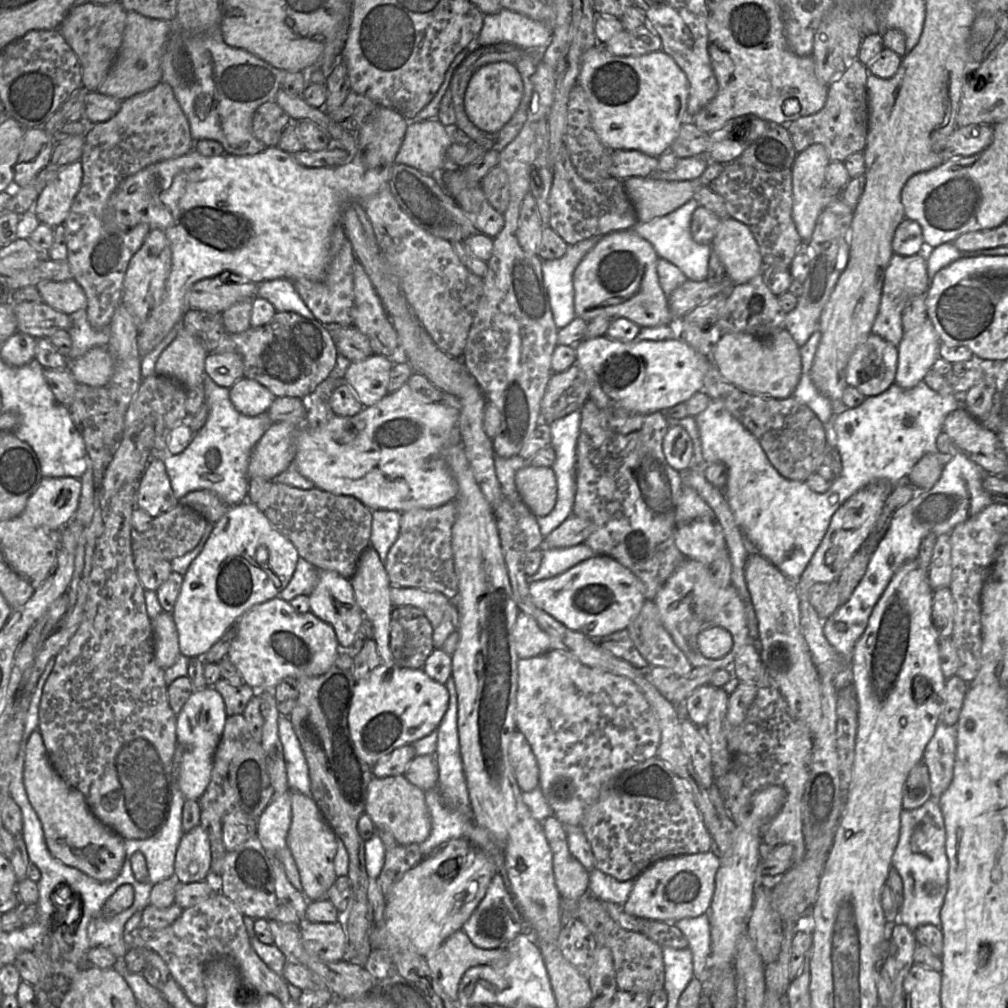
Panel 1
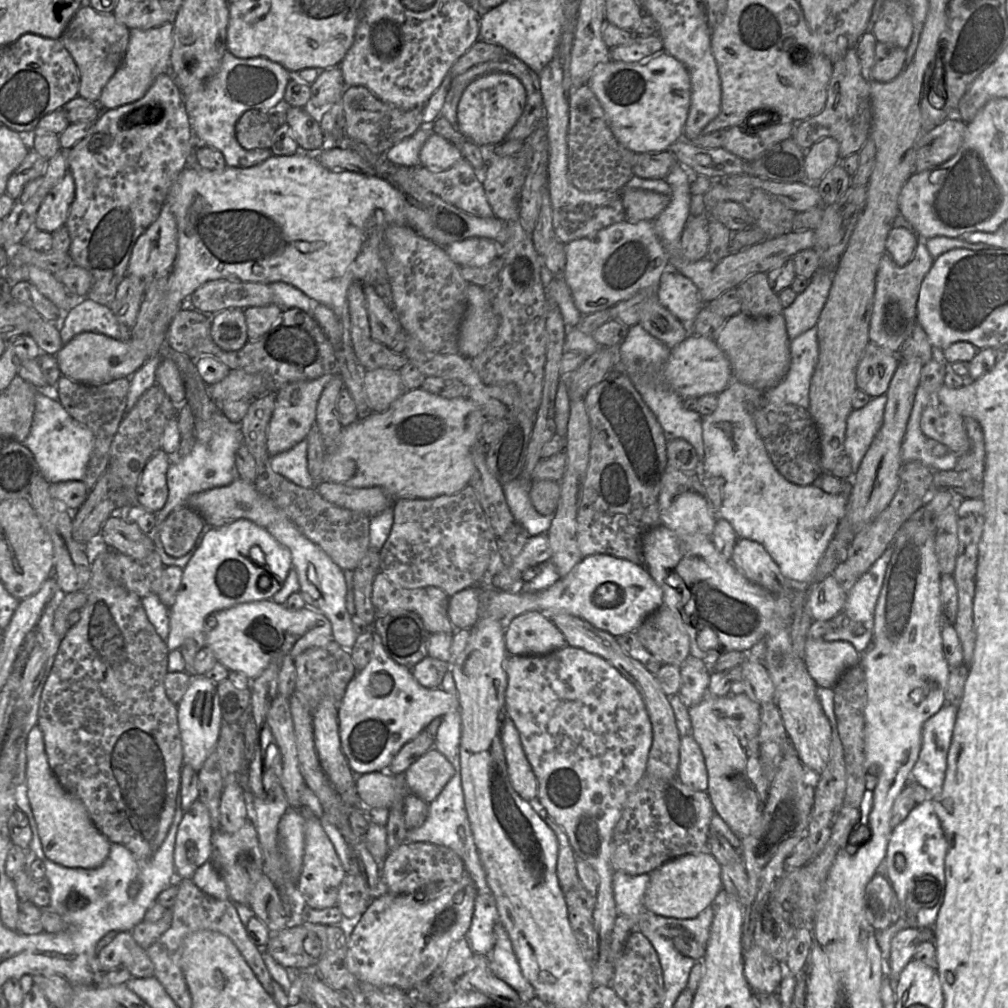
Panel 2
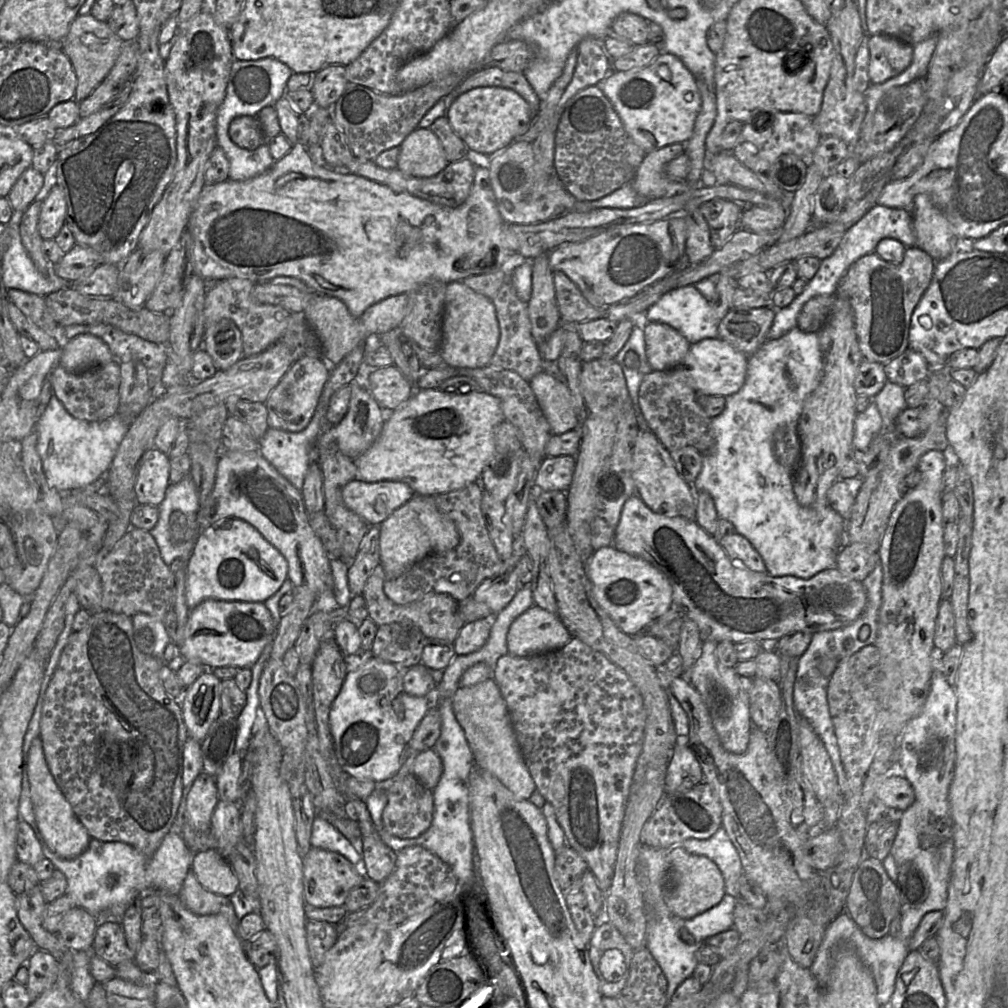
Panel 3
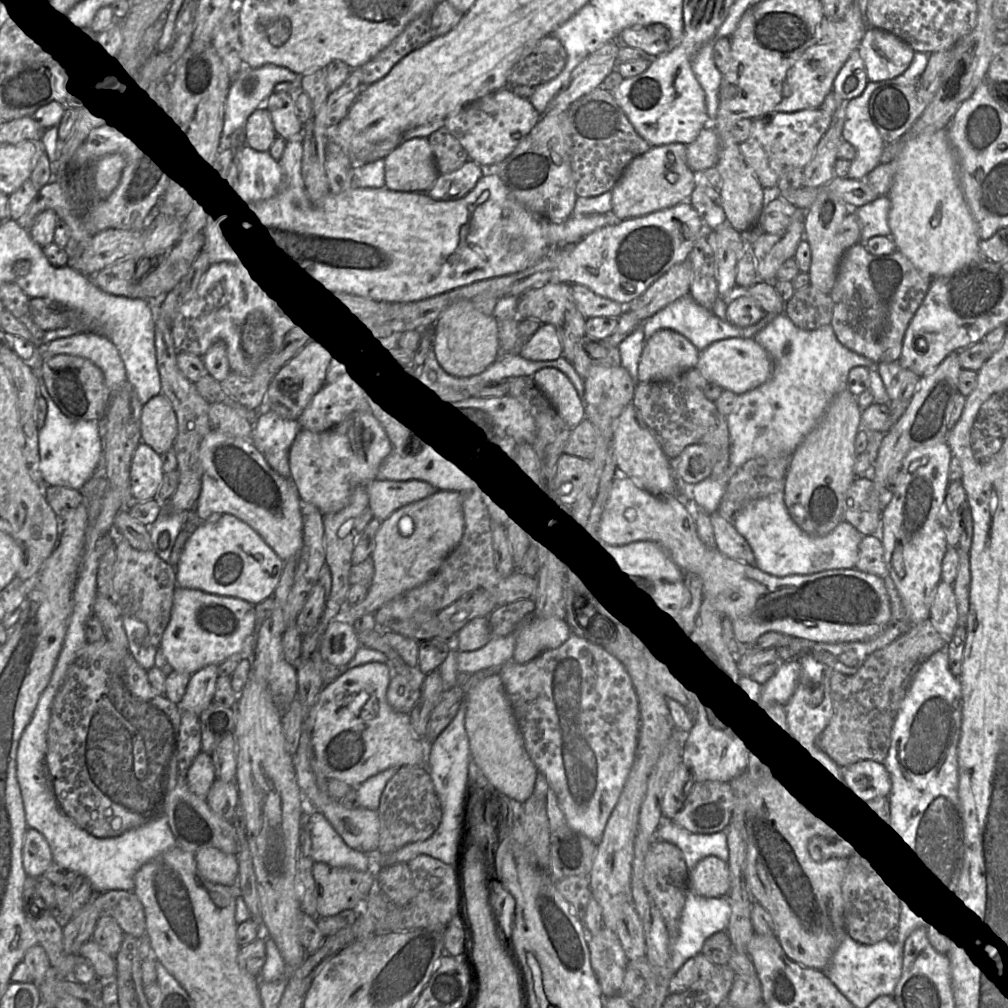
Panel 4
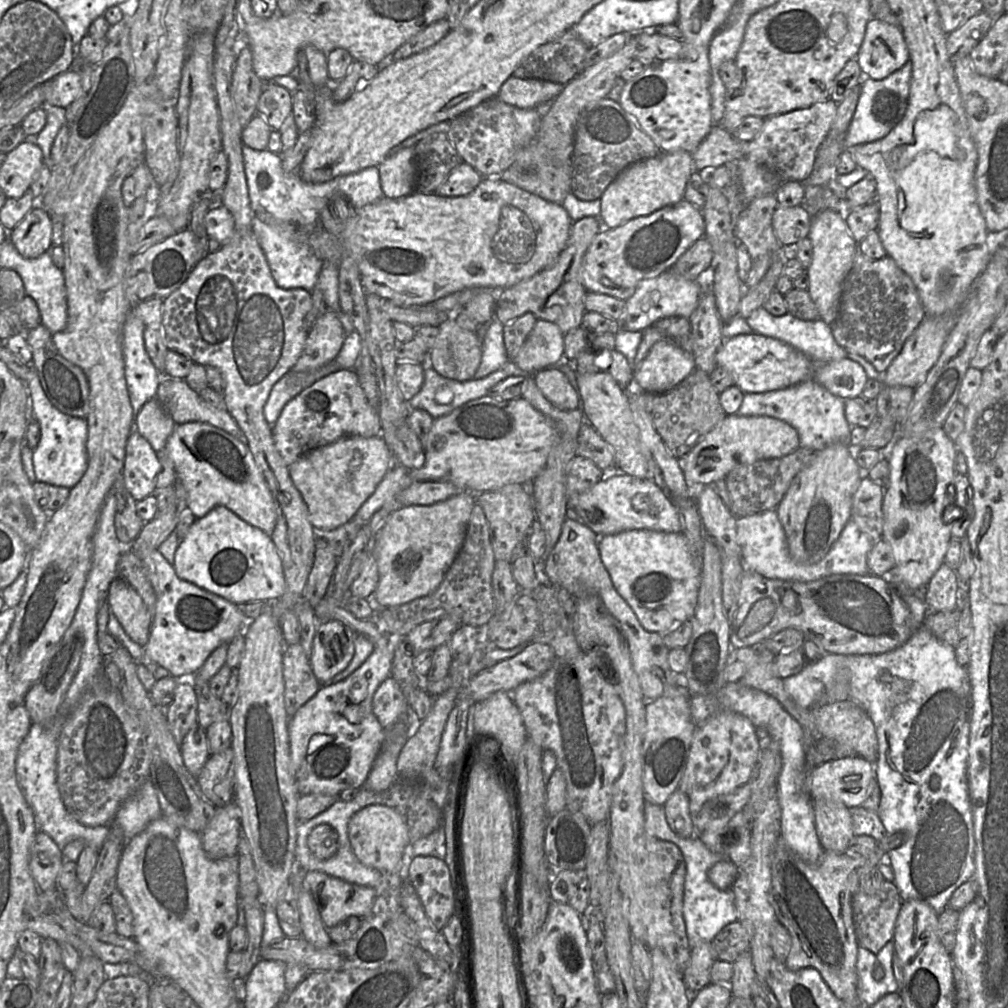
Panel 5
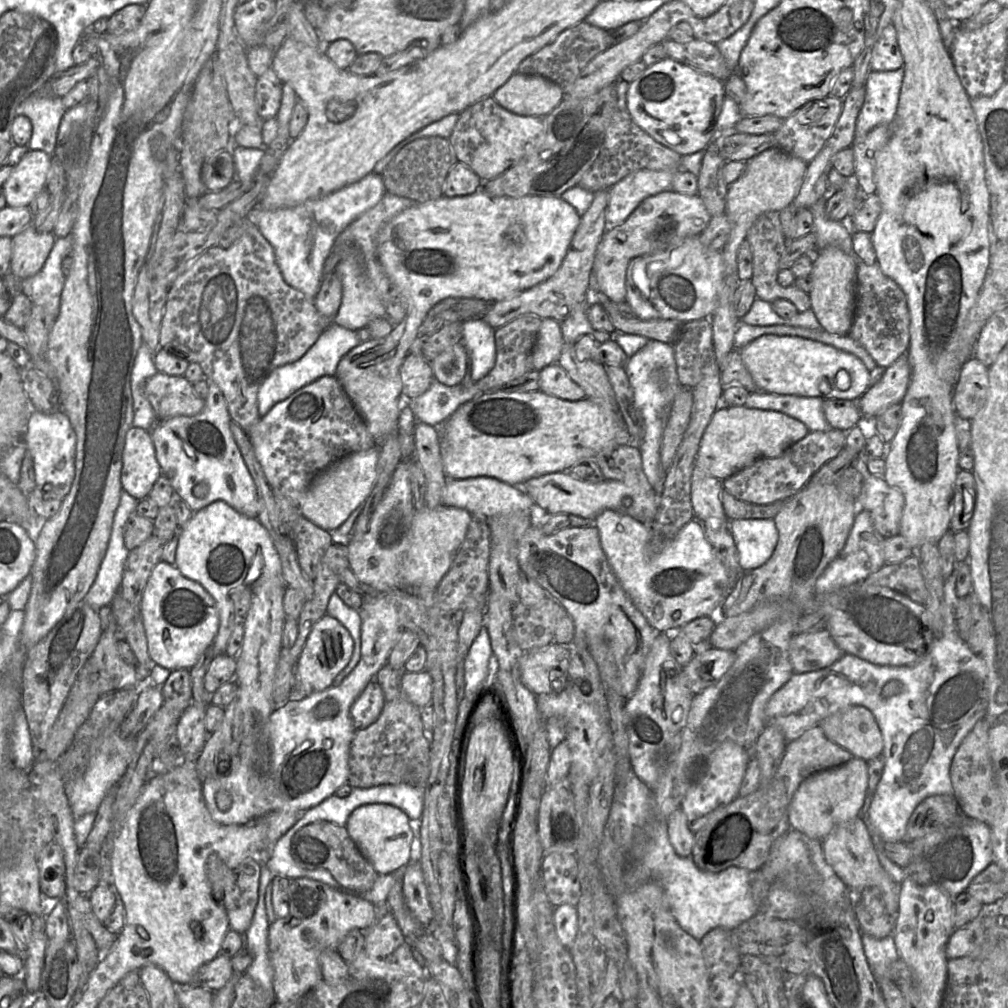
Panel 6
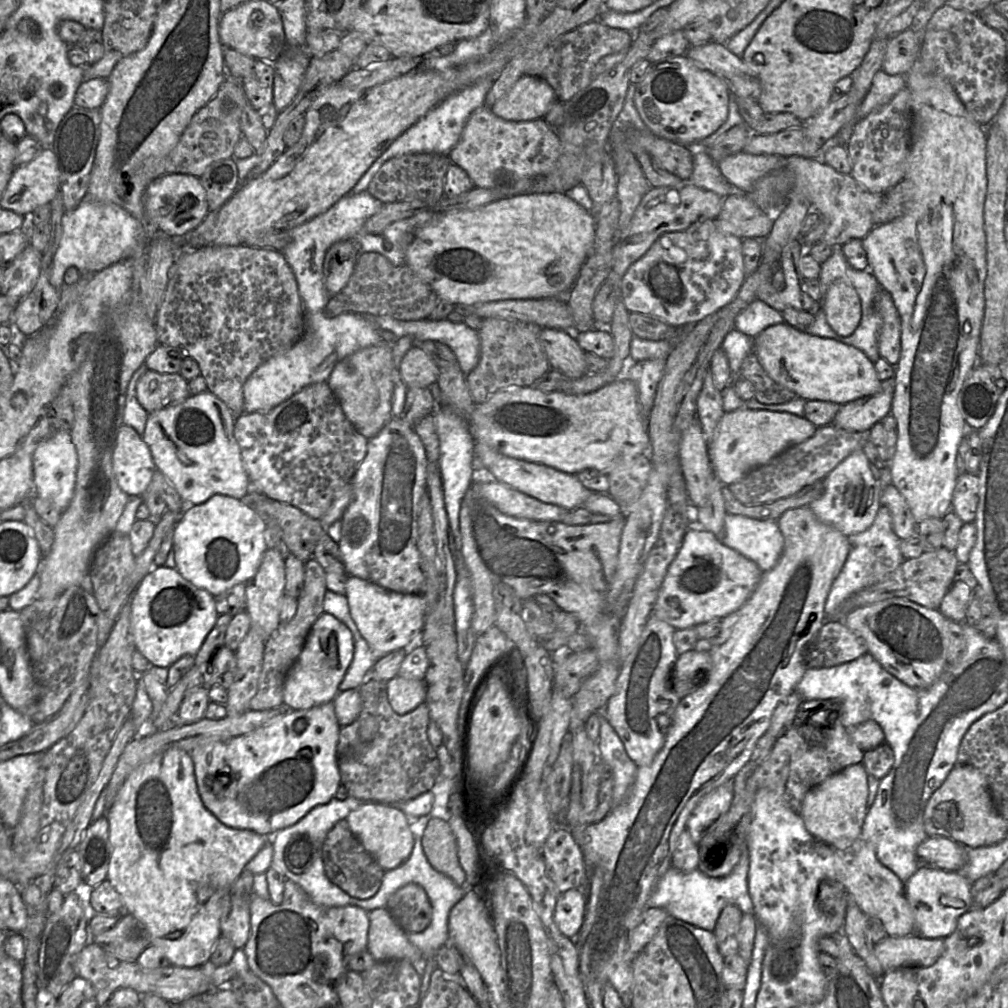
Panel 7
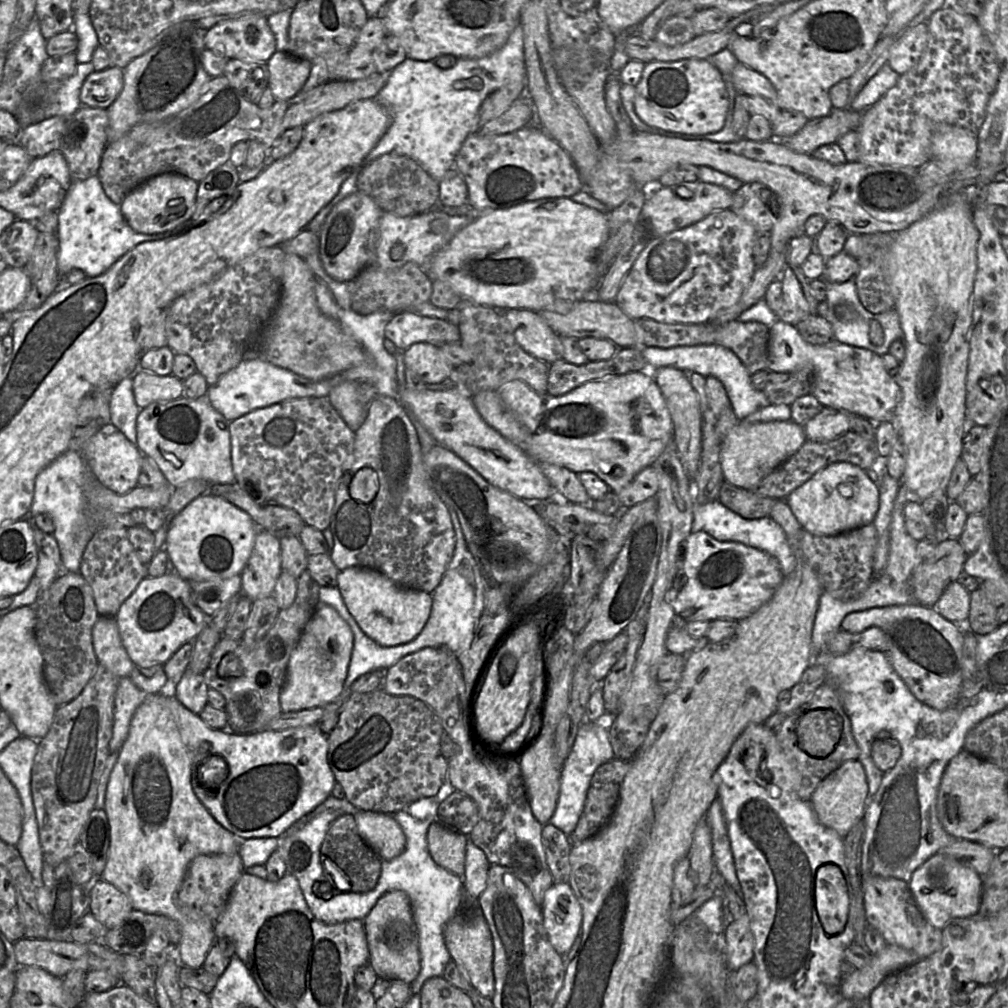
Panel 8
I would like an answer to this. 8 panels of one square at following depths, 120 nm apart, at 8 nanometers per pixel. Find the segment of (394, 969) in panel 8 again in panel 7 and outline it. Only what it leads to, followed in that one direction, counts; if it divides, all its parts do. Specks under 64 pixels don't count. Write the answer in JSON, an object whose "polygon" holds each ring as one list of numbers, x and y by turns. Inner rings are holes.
{"polygon":[[386,907,368,913,368,951,375,961,405,959,413,963,422,958,421,951,409,941,407,932,398,925]]}

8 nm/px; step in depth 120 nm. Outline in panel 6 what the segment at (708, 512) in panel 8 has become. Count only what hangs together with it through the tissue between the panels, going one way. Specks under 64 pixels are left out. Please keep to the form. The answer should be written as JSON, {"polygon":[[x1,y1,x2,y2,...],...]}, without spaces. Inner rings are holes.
{"polygon":[[734,519,729,527,743,571,757,569,771,558,778,543,773,519]]}

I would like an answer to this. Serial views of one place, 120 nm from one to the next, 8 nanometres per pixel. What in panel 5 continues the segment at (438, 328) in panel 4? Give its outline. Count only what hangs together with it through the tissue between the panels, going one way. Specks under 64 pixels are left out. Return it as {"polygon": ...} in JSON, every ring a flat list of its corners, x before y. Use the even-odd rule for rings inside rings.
{"polygon":[[452,315,439,325,428,364,442,377,463,382,474,377,481,357,480,337,458,326]]}

